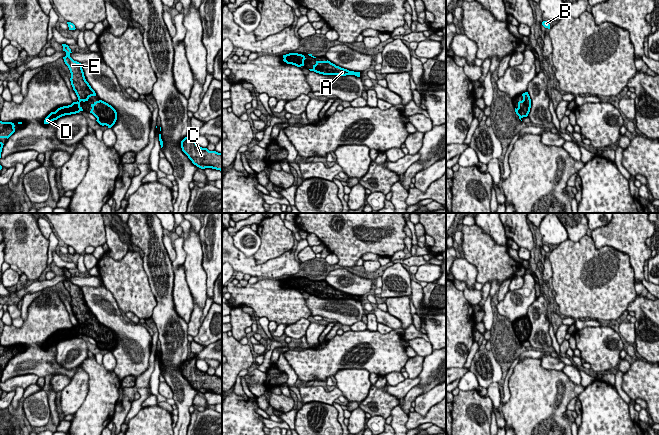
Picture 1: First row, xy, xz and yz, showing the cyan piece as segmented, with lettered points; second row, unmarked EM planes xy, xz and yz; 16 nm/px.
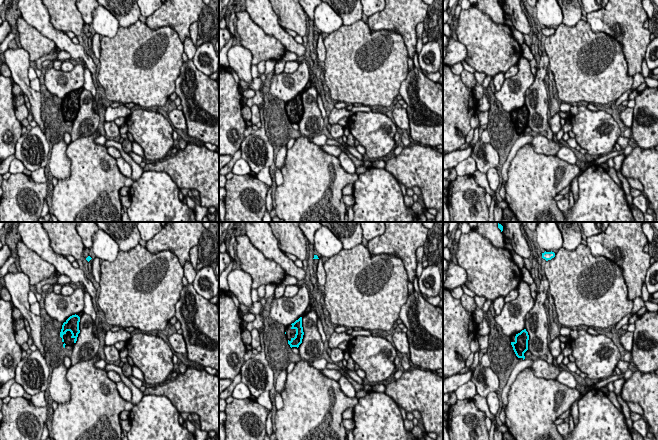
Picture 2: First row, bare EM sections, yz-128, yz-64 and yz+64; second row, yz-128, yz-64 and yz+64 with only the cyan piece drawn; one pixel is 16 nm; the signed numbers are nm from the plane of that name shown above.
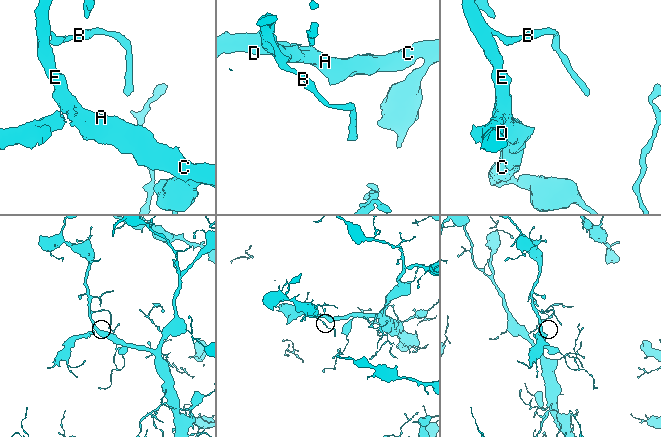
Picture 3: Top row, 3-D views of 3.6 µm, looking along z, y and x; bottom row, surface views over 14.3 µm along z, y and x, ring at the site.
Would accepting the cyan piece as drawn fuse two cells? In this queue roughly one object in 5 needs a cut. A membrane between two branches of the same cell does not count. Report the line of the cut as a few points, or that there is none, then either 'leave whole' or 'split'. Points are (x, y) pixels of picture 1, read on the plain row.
cut none; leave whole

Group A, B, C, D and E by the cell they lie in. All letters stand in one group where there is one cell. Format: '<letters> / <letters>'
A B C D E

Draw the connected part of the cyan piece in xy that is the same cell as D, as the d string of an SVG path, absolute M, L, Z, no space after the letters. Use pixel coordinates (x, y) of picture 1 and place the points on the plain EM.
M62 268L63 275L66 276L66 280L63 281L65 288L68 290L70 297L71 297L71 309L73 314L75 315L78 325L73 326L71 329L63 330L58 332L55 336L51 336L44 344L44 348L49 348L58 342L65 340L79 337L83 335L82 331L80 330L80 326L88 325L91 320L96 320L95 315L91 312L89 307L86 305L84 296L81 290L81 287L74 285L70 278L71 273L68 269Z

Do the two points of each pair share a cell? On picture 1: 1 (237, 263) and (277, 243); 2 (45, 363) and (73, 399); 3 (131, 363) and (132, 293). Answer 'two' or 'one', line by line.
1: two
2: two
3: two

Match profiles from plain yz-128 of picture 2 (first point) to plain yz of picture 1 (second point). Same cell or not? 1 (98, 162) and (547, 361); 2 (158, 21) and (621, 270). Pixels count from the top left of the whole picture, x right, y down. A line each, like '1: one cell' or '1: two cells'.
1: two cells
2: two cells

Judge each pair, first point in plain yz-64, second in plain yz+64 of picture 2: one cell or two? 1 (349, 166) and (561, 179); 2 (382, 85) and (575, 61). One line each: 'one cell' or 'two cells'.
1: two cells
2: one cell

